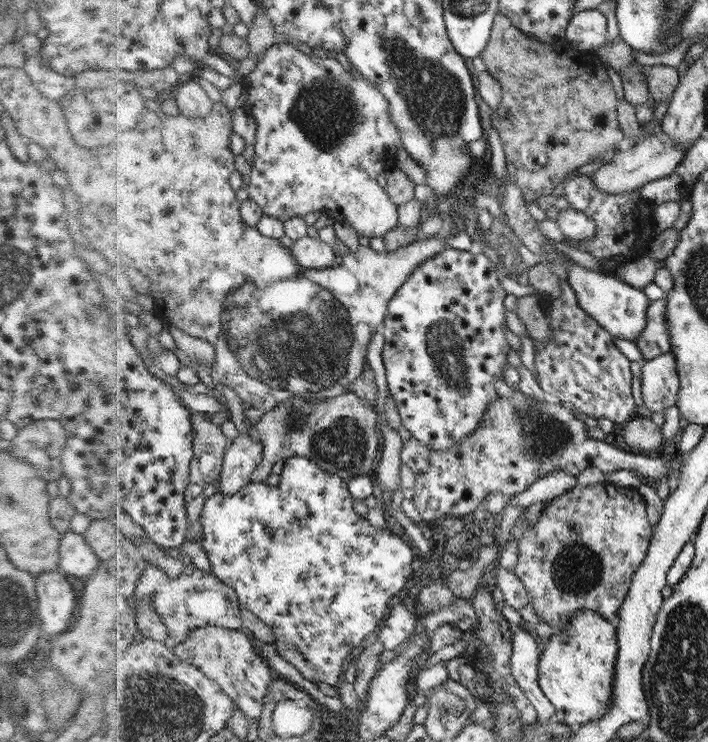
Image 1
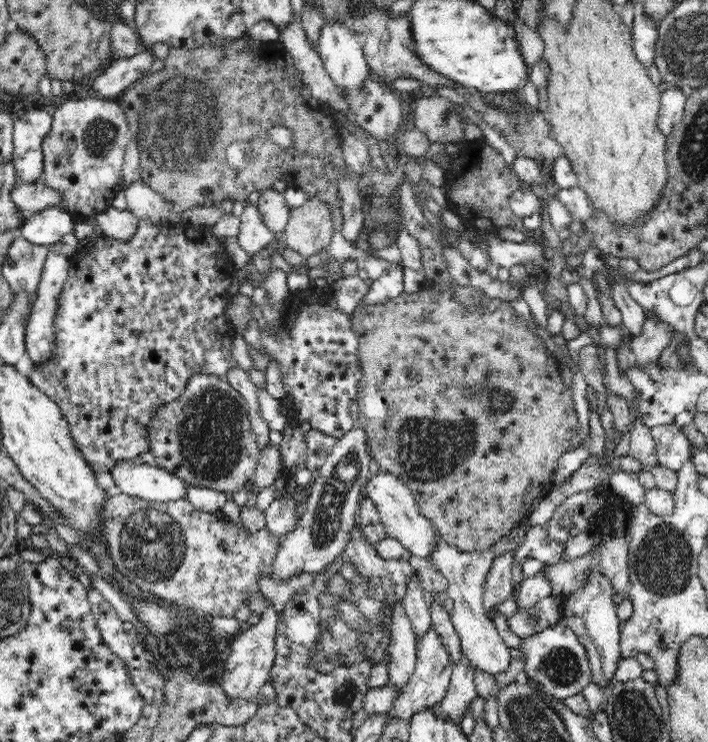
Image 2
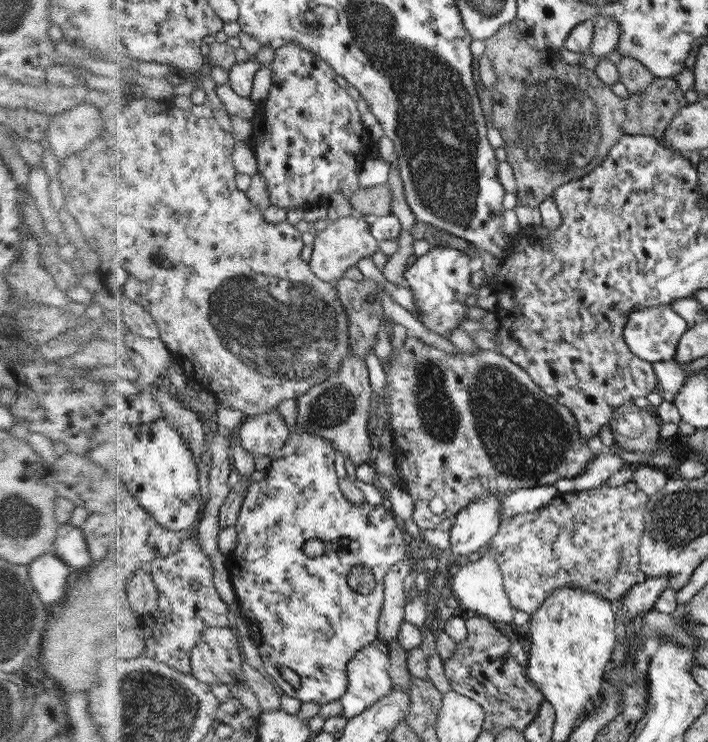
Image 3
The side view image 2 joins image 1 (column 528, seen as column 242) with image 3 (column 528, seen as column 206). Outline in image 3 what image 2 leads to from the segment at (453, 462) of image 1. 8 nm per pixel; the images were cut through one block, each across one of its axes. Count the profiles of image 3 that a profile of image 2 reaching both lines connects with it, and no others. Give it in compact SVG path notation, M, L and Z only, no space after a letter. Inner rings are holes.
M406 337L402 349L396 355L392 352L388 367L383 365L390 394L391 452L414 503L411 517L422 532L439 529L443 519L455 518L470 502L487 492L506 496L518 489L576 478L595 456L587 440L580 438L572 411L541 390L523 368L485 346L477 353L457 348L456 351L457 355L446 353L416 337ZM432 498L442 498L446 504L441 515L430 511Z

